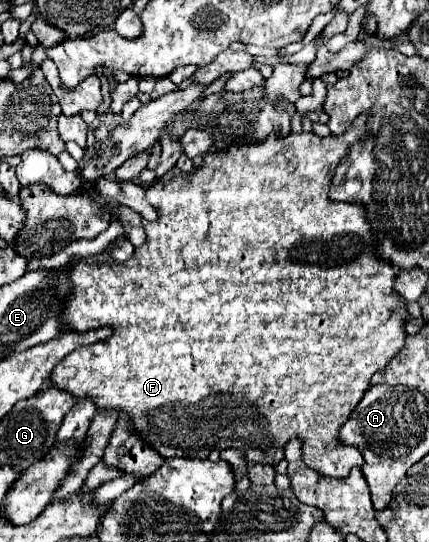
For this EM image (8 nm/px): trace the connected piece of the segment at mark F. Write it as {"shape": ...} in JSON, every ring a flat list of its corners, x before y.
{"shape":[[363,113,363,117,357,117,351,127,343,133,343,135,327,135,323,139,319,139,315,133,299,133,299,135,287,135,285,139,279,139,275,135,269,135,263,143,257,143,257,145,245,145,245,147,233,147,233,149,227,149,225,153,209,153,205,155,203,159,203,165,201,167,195,167,191,173,183,173,179,171,177,167,169,169,163,177,157,179,157,183,153,183,149,189,147,189,147,201,159,209,161,217,153,223,145,223,145,233,147,233,147,243,137,247,135,249,135,255,125,261,125,263,113,263,113,261,105,261,105,263,85,263,85,261,73,261,71,263,71,281,73,281,73,295,67,303,67,307,63,309,63,323,67,323,67,329,75,329,75,331,87,331,87,329,97,329,97,327,105,327,105,325,111,325,115,331,109,339,105,341,99,341,99,343,93,343,89,347,83,347,83,349,75,349,73,355,67,355,63,359,61,365,55,367,53,375,51,375,51,383,61,387,61,389,69,389,69,393,77,399,89,395,91,399,95,399,95,403,99,405,99,409,119,409,119,411,127,411,131,413,133,417,133,425,135,425,135,431,147,439,165,459,169,457,201,457,201,459,207,459,207,455,213,451,213,449,229,449,229,447,237,447,241,451,245,451,245,457,247,461,253,461,253,463,267,463,267,465,277,465,281,459,283,459,283,449,287,445,289,439,293,437,301,437,303,443,305,443,305,451,303,451,303,461,315,469,317,473,321,475,329,475,329,477,347,477,347,473,353,469,353,467,361,467,363,465,363,457,359,453,359,449,355,447,349,447,349,445,339,445,339,425,343,425,343,421,347,421,347,417,351,417,351,409,355,409,355,405,359,403,359,397,363,397,363,393,371,387,371,377,377,373,377,371,383,371,387,367,387,363,391,361,391,357,395,357,395,353,399,353,399,349,405,345,405,325,407,321,411,319,407,307,405,307,405,297,401,297,395,289,393,289,393,283,395,283,395,277,397,277,397,269,385,261,383,257,379,257,379,253,375,251,375,233,371,233,371,225,367,221,367,207,365,205,357,205,357,201,331,201,329,199,329,187,331,187,331,177,333,177,333,169,339,165,339,161,343,161,343,157,347,157,347,149,351,149,351,145,355,141,359,141,363,135,365,135,365,121,369,119,369,113]]}

